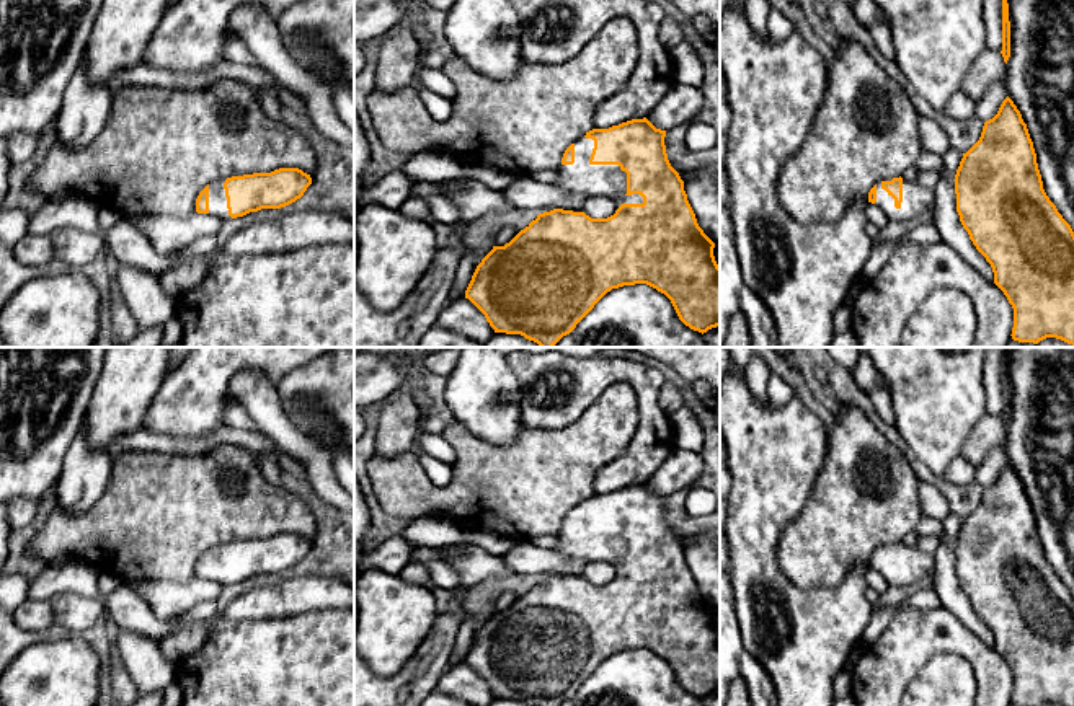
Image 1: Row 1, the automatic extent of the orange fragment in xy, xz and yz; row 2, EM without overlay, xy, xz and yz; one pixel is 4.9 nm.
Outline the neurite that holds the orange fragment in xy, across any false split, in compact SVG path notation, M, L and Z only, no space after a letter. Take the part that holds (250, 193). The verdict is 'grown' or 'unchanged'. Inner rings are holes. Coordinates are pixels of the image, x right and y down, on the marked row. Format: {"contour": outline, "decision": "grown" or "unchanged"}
{"contour": "M299 168L224 178L199 192L196 212L225 222L261 209L281 209L300 199L310 184L310 174Z", "decision": "grown"}

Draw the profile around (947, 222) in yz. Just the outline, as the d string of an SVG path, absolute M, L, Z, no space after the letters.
M945 168L939 171L940 178L934 191L934 225L940 240L950 245L966 259L984 279L994 282L994 272L986 258L976 249L968 232L960 222L956 212L955 176Z

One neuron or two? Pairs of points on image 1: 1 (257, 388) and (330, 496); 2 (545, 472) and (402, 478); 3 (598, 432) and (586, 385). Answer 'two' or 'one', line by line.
1: one
2: one
3: two

